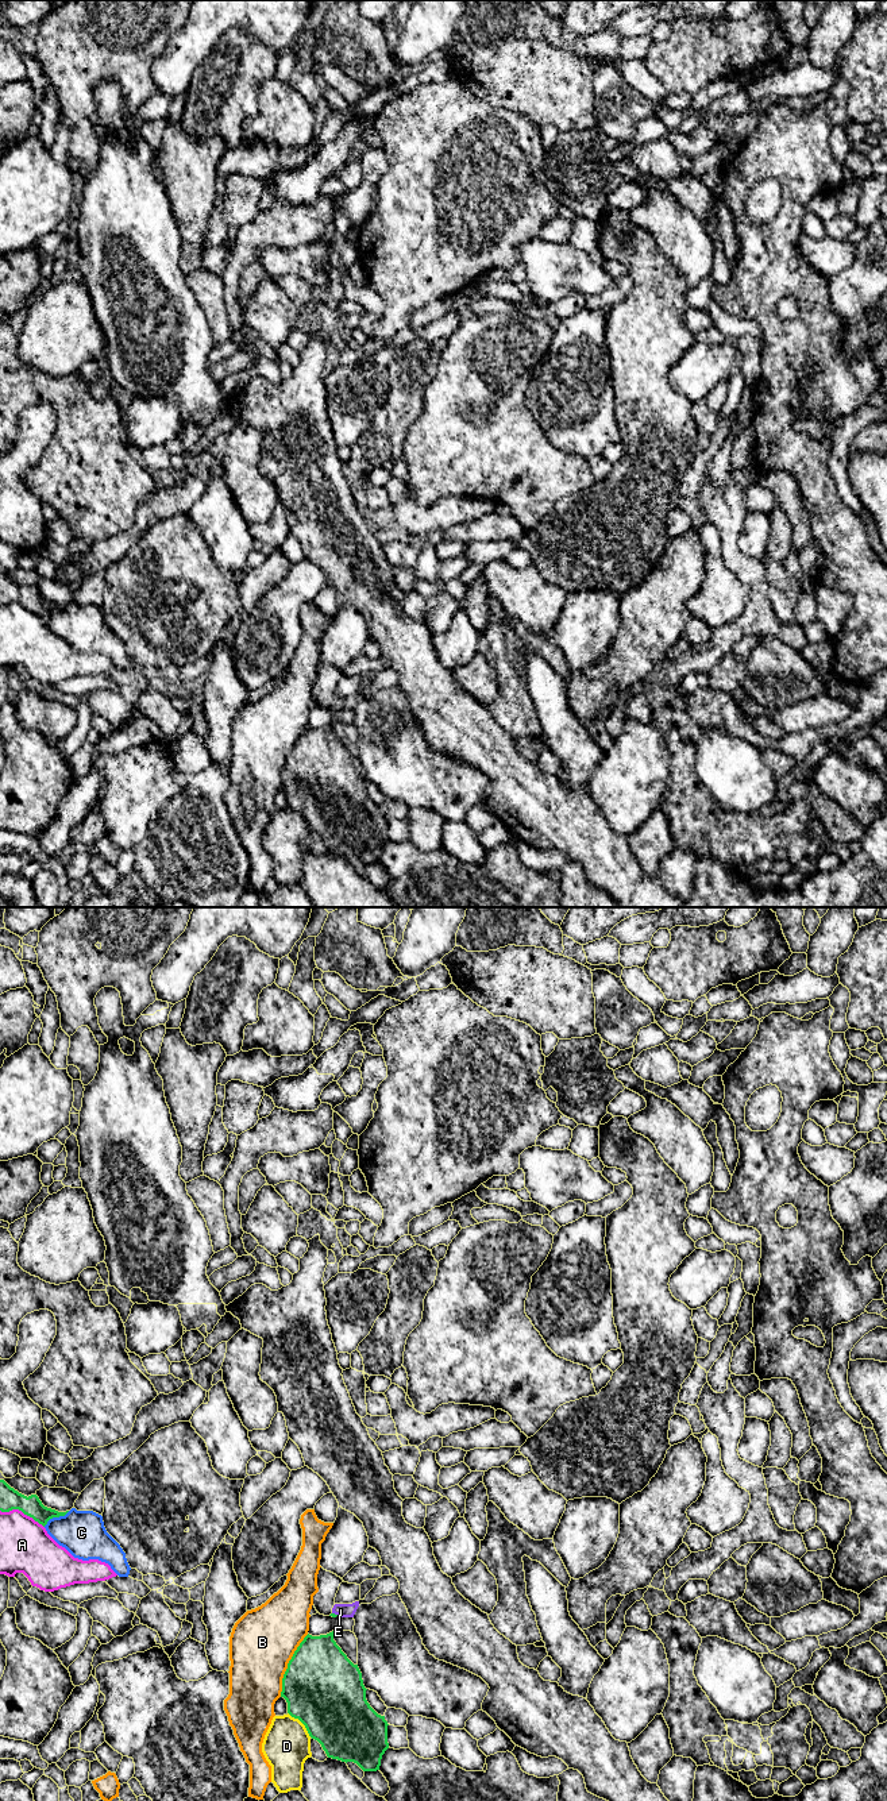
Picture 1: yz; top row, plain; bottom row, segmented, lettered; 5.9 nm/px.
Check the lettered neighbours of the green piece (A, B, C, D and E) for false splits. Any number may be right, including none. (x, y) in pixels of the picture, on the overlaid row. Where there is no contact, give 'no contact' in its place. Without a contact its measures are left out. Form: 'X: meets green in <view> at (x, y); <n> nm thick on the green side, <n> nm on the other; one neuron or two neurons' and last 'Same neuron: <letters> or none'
A: meets green in yz at (22, 1511); 130 nm thick on the green side, 300 nm on the other; two neurons
B: meets green in yz at (288, 1665); 460 nm thick on the green side, 380 nm on the other; two neurons
C: meets green in yz at (56, 1516); 120 nm thick on the green side, 280 nm on the other; two neurons
D: meets green in yz at (301, 1722); 460 nm thick on the green side, 280 nm on the other; two neurons
E: meets green in yz at (334, 1614); 20 nm thick on the green side, 80 nm on the other; one neuron
Same neuron: E

